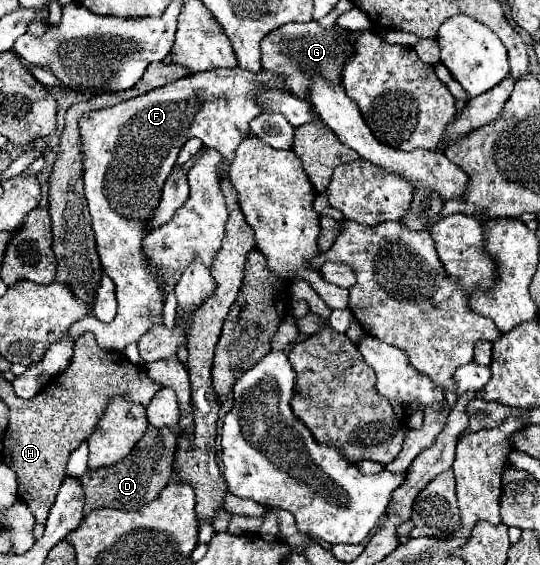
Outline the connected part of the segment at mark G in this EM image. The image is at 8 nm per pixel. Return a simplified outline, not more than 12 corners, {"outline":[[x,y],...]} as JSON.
{"outline":[[283,24],[261,42],[265,70],[309,100],[311,74],[341,80],[345,30]]}

